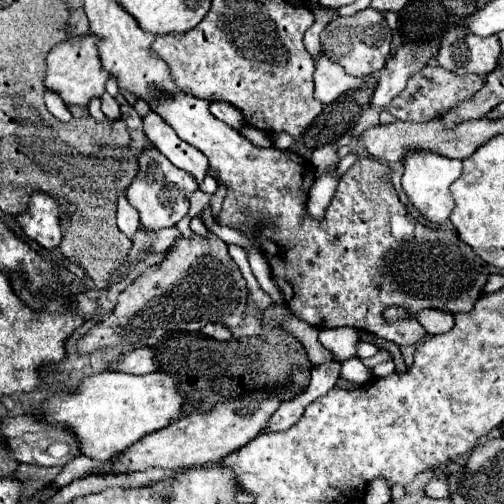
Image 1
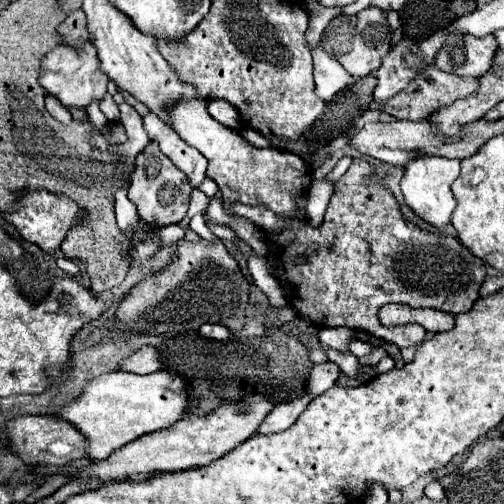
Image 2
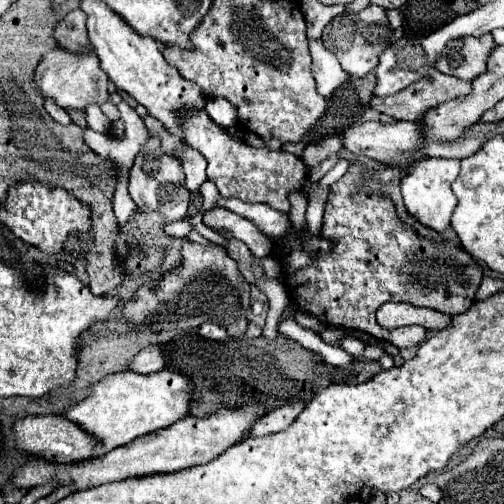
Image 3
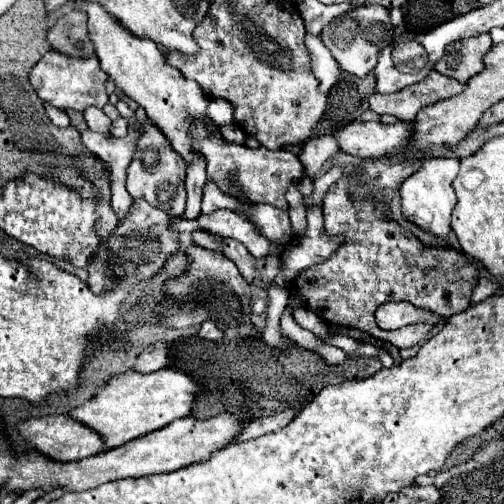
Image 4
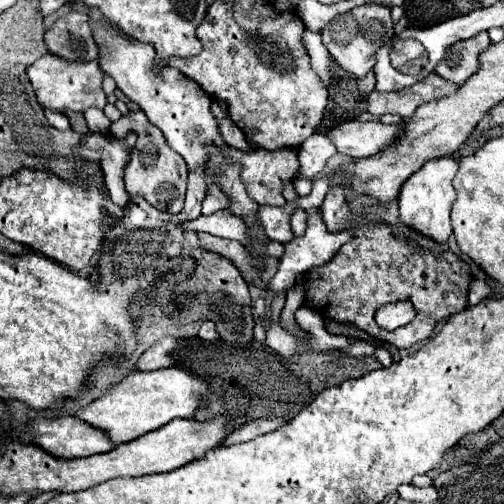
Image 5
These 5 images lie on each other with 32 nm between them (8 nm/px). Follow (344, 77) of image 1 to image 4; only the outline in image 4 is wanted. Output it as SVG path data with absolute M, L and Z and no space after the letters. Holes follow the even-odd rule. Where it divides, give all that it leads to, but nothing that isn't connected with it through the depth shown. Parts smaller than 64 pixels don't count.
M306 34L306 48L312 58L312 72L318 80L320 92L328 94L340 80L342 80L342 70L332 52L322 44L318 36Z

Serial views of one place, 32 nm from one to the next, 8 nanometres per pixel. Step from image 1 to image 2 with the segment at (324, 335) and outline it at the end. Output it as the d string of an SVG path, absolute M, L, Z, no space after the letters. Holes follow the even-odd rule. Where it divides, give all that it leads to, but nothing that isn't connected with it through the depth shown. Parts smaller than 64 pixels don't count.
M320 328L318 338L324 346L328 346L340 354L350 354L350 352L346 352L346 328Z

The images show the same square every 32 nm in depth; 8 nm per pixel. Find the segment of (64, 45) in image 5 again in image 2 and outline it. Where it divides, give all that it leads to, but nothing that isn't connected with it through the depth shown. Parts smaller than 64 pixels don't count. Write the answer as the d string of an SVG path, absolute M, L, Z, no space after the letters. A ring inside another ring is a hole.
M74 10L68 14L68 18L62 22L58 32L64 36L66 44L80 46L84 40L88 40L88 28L86 28L86 16L82 10Z

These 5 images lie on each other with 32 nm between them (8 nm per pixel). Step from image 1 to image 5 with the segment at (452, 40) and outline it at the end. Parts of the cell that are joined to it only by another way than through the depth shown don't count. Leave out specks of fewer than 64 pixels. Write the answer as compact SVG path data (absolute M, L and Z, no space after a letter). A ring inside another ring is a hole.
M482 32L464 42L460 40L452 44L452 48L448 48L448 52L444 54L444 60L440 60L440 64L436 66L436 72L450 82L464 84L464 80L468 80L474 72L478 72L480 68L478 56L488 46L490 46L488 32Z

